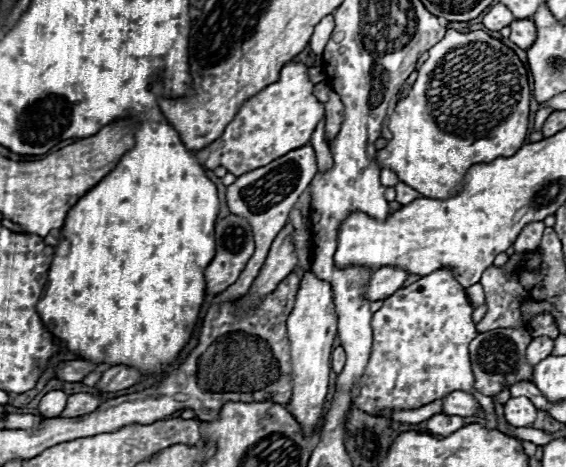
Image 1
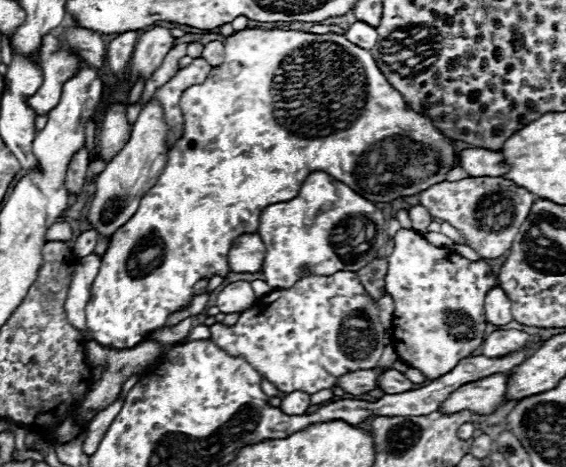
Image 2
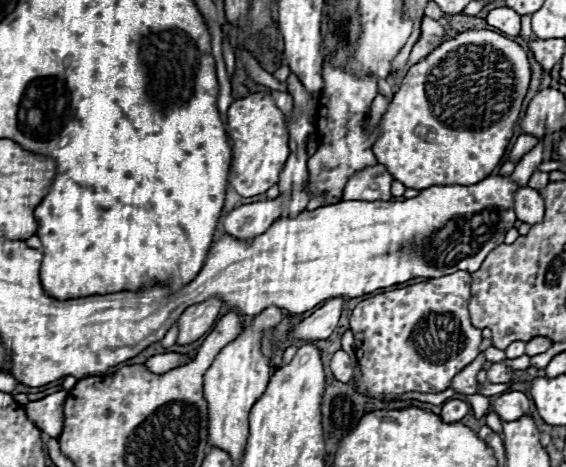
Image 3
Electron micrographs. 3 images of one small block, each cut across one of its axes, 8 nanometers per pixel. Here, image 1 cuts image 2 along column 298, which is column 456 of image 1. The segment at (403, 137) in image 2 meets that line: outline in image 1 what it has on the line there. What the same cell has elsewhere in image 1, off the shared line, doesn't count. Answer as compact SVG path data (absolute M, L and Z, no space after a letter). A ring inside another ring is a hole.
M448 30L446 36L430 48L428 60L420 66L408 98L396 104L388 122L392 140L384 150L376 152L376 162L380 168L396 172L400 182L408 184L422 196L450 196L460 188L462 176L470 166L488 164L500 156L512 156L518 152L528 132L528 104L528 74L514 50L482 30L468 34Z

